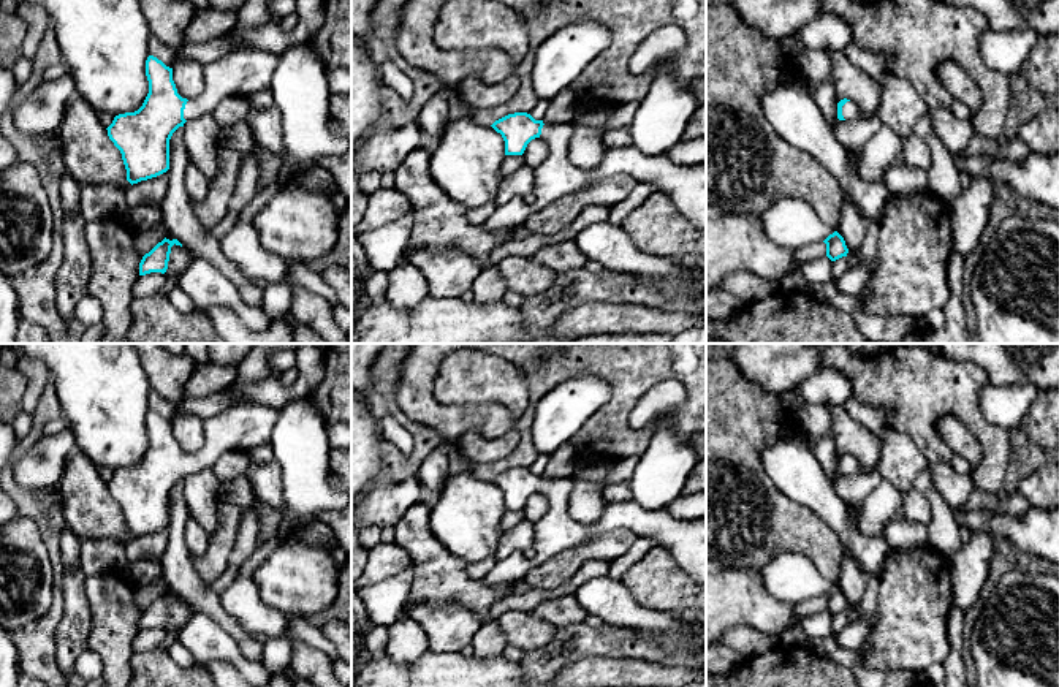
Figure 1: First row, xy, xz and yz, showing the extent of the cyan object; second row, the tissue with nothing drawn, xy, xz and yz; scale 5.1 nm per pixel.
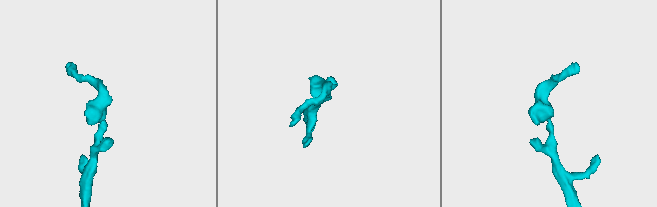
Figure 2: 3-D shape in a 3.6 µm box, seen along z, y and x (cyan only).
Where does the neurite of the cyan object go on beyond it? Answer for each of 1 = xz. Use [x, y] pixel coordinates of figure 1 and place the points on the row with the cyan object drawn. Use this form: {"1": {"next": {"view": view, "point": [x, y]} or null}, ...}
{"1": {"next": {"view": "xz", "point": [556, 176]}}}

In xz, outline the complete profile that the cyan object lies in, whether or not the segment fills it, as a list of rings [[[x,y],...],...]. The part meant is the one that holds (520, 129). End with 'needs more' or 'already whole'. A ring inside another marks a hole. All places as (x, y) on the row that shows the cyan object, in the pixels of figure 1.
[[[527,112],[508,114],[491,125],[505,141],[505,155],[522,155],[527,144],[541,138],[548,142],[548,157],[533,168],[537,207],[568,193],[587,188],[590,184],[617,174],[636,182],[651,182],[666,193],[681,214],[706,234],[706,165],[674,163],[666,154],[649,157],[633,146],[605,147],[597,168],[579,168],[570,161],[568,146],[575,122],[546,125]]] | needs more

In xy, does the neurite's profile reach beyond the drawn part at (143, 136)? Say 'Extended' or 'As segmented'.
Extended

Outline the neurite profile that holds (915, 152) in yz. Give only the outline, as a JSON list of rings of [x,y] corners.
[[[913,133],[902,141],[902,157],[909,166],[928,171],[931,166],[931,152],[923,139]]]

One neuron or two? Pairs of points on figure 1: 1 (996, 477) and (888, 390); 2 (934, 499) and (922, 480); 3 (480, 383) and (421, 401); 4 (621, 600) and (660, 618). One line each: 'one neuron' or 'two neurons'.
1: one neuron
2: one neuron
3: two neurons
4: one neuron

